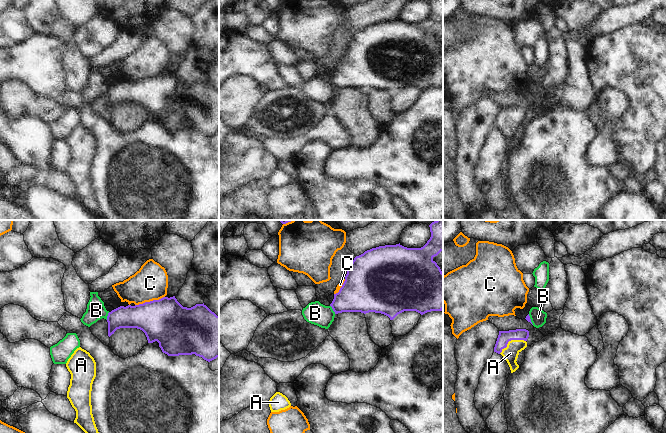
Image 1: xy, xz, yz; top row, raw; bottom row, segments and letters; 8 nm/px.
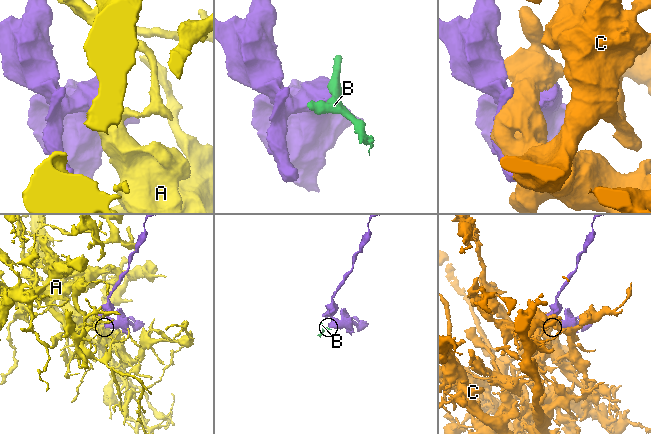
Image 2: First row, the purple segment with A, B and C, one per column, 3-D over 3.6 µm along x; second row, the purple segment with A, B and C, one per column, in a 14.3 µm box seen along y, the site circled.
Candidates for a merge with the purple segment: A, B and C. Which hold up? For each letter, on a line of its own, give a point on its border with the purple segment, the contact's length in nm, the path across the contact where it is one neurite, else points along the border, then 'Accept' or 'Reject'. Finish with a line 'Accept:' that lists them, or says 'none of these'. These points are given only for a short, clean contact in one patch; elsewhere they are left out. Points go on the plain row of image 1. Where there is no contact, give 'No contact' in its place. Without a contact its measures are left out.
A: Touches purple at yz (511, 115). Shared border 240 nm. Path across: yz (504, 113), (511, 115), (510, 129). Accept
B: Touches purple at xz (332, 84). Shared border 80 nm. Boundary: xz (330, 81), (335, 89). Reject
C: Touches purple at xy (150, 77). Shared border 260 nm. Reject
Accept: A.

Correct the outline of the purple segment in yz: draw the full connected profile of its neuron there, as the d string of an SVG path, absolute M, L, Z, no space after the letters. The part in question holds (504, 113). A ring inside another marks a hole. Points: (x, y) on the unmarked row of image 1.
M526 105L499 107L494 128L503 132L510 143L511 149L519 144L516 137L519 129L527 123L528 113L529 107Z

